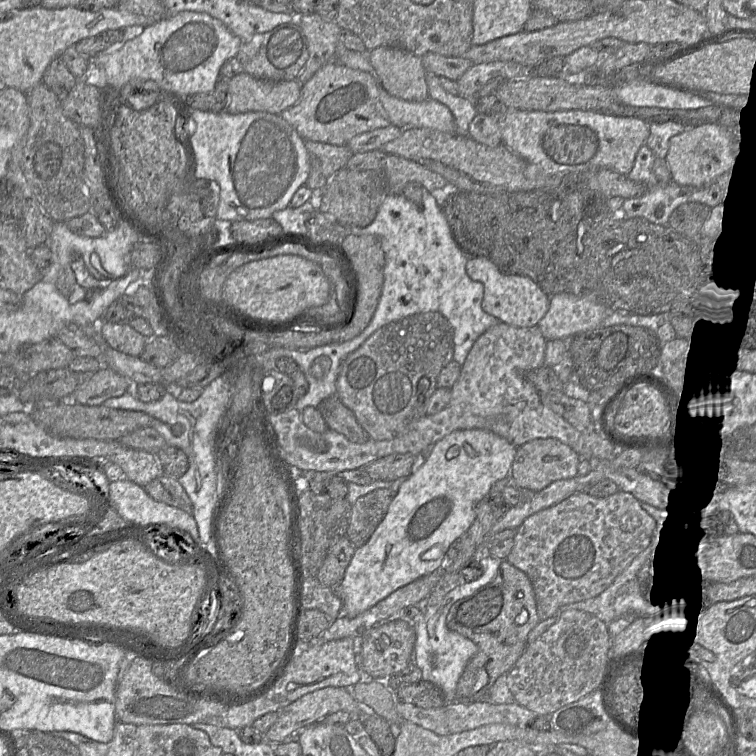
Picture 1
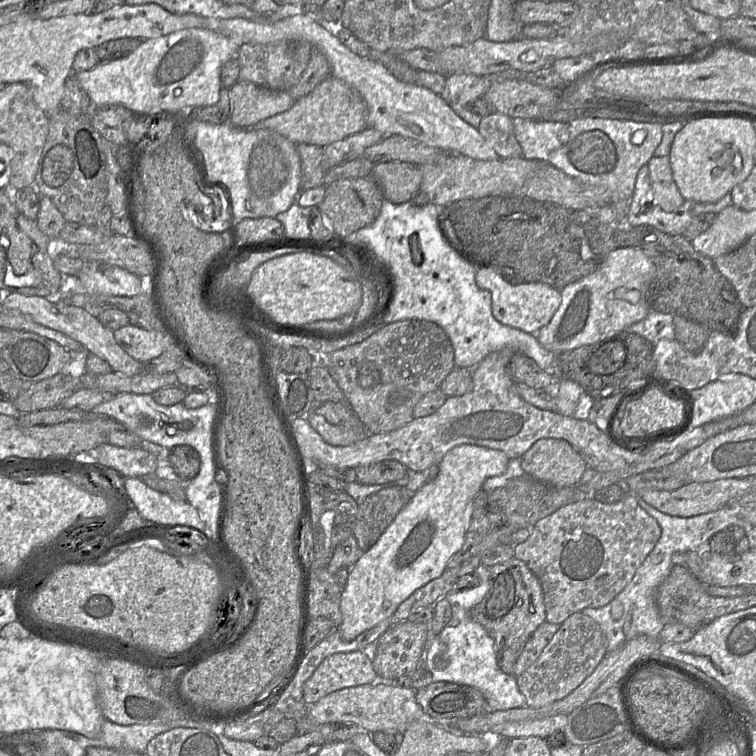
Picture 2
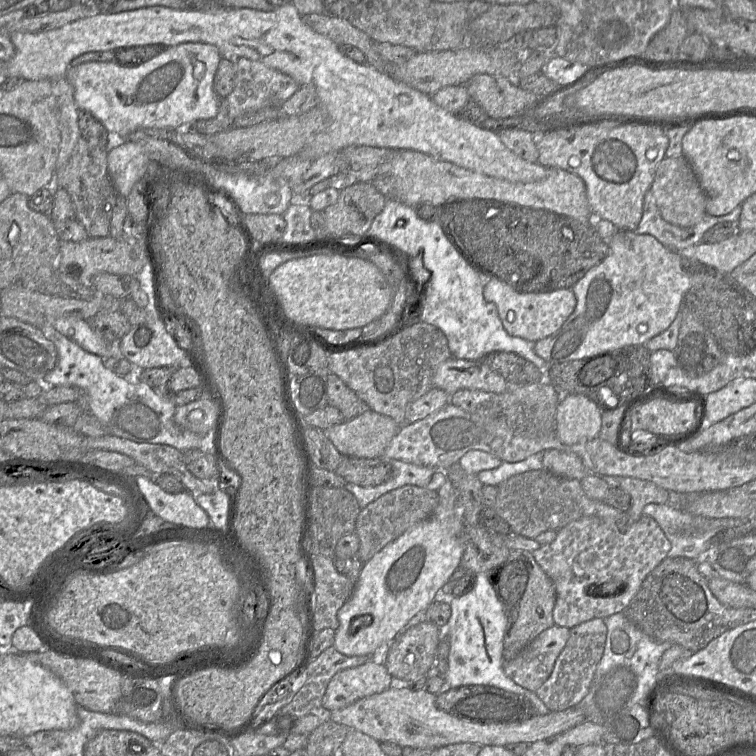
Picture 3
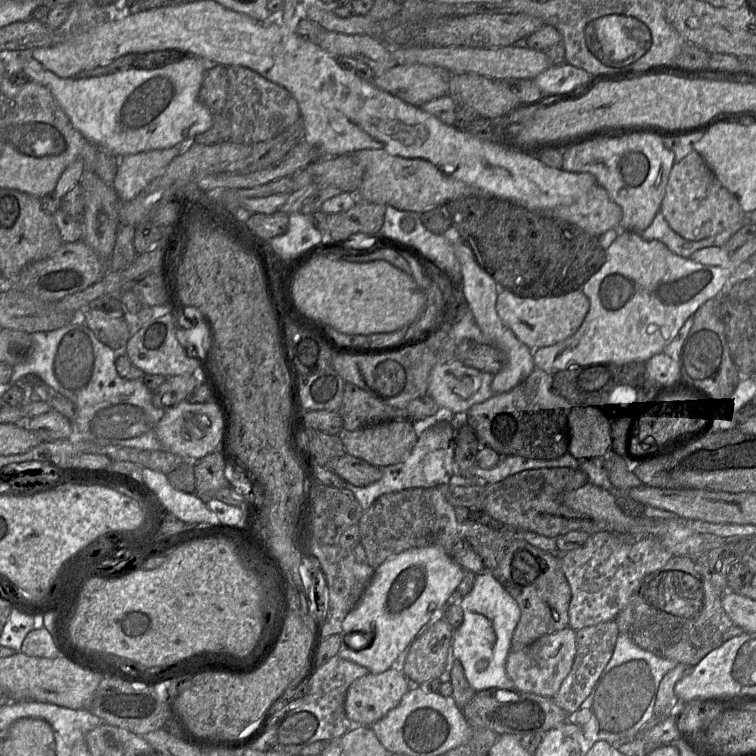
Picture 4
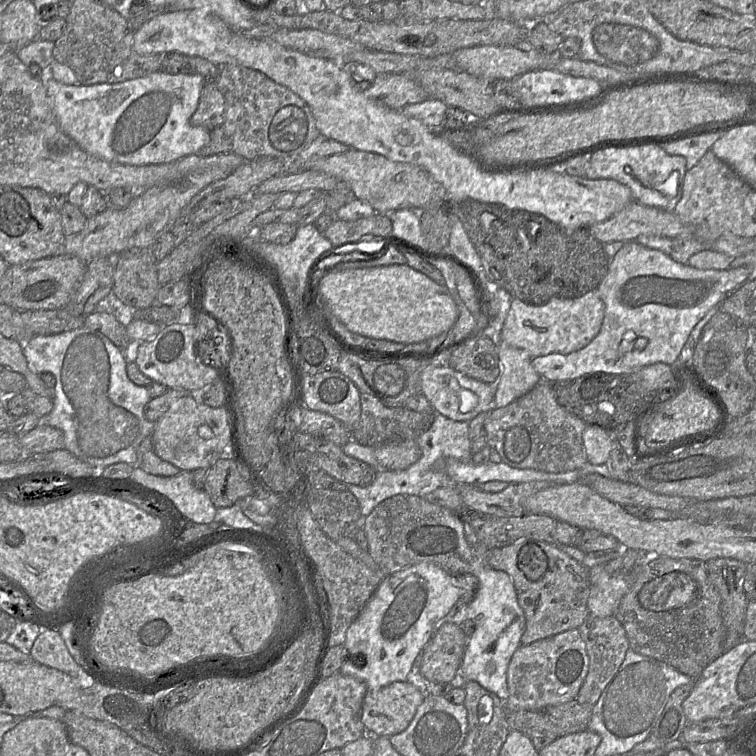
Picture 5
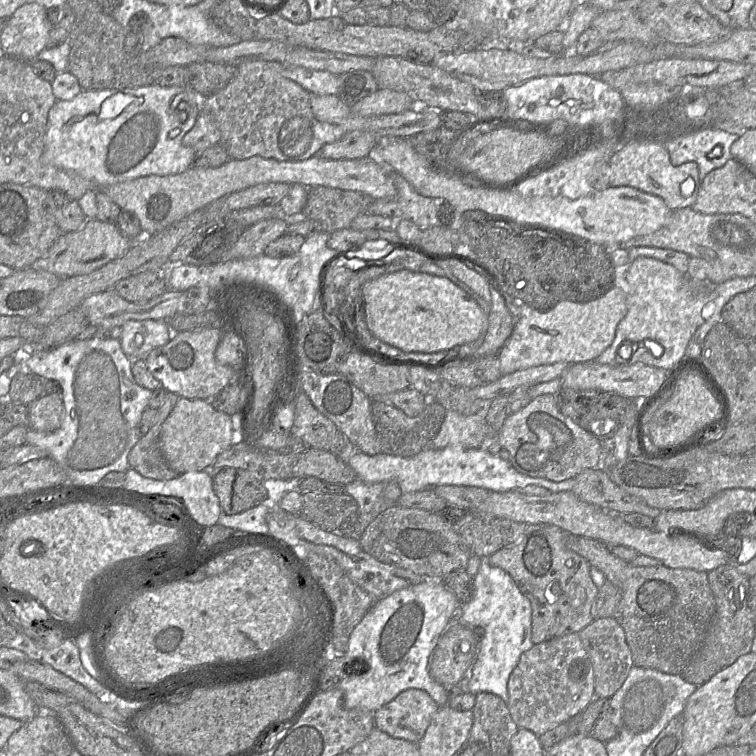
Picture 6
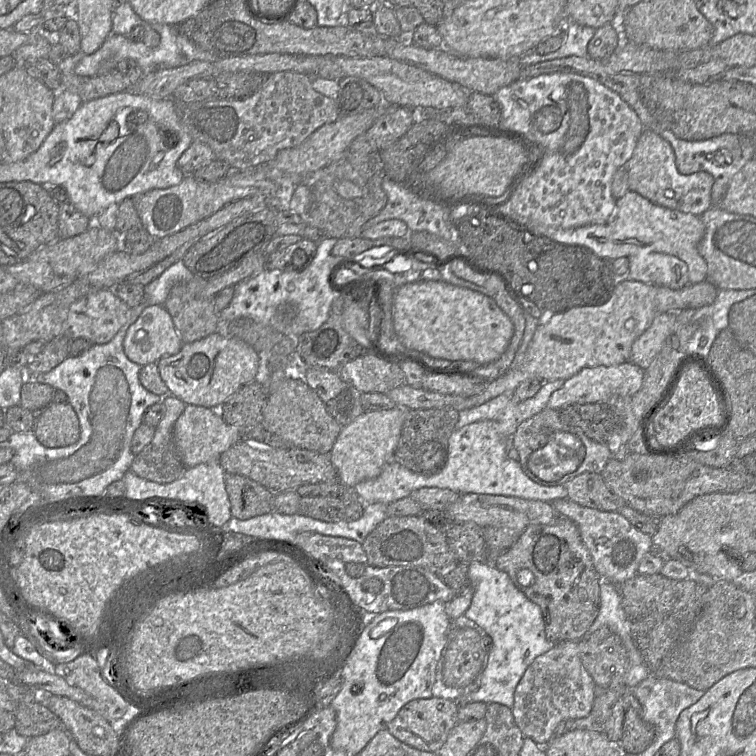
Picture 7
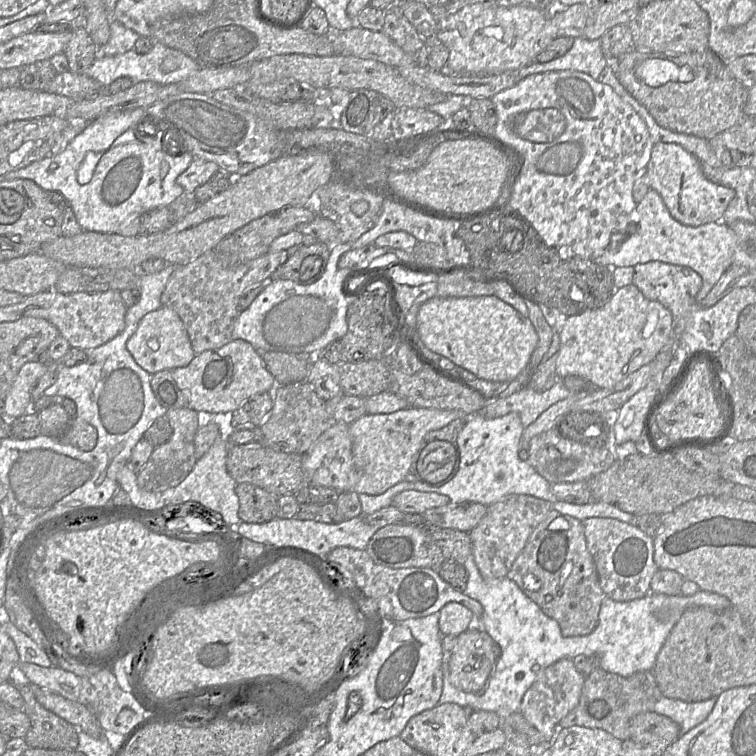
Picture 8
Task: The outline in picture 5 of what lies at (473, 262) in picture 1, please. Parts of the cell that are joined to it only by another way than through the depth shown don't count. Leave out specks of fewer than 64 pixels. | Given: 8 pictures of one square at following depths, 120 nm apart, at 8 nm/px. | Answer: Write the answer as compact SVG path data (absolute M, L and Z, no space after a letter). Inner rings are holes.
M597 291L576 299L551 298L545 305L512 298L502 328L502 340L528 352L532 358L552 353L569 354L584 348L598 335L604 316L605 304Z

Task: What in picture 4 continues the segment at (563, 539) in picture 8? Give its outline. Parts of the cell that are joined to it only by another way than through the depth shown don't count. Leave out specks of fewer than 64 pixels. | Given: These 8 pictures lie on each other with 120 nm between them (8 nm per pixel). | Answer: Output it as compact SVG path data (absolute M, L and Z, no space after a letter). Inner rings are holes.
M514 538L491 574L515 599L521 611L512 636L511 651L521 650L542 636L568 626L571 589L557 553L544 551L521 538Z

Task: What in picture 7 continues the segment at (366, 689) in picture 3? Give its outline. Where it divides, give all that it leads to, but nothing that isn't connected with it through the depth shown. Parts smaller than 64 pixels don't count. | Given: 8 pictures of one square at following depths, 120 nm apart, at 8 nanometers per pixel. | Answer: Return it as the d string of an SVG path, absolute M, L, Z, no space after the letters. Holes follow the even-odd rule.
M432 696L405 704L386 729L401 742L427 752L437 752L446 742L451 730L459 722L458 705L449 699Z

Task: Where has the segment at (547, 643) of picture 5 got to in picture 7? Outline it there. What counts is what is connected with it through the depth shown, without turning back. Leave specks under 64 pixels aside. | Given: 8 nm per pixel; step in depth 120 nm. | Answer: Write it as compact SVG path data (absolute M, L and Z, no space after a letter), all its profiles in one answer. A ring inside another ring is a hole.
M567 640L556 643L529 665L516 687L511 710L524 737L548 744L560 722L589 715L594 699L595 683L581 662L577 641Z

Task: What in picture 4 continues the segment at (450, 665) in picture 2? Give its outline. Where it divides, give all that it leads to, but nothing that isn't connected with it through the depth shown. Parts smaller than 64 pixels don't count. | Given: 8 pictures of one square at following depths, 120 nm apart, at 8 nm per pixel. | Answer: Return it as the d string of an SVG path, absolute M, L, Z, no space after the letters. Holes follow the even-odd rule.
M491 573L476 575L472 590L459 600L463 610L463 623L454 629L452 652L463 669L465 677L475 691L489 688L516 690L506 673L506 660L511 652L511 640L519 622L521 611L515 599ZM488 661L485 671L477 670L477 663Z

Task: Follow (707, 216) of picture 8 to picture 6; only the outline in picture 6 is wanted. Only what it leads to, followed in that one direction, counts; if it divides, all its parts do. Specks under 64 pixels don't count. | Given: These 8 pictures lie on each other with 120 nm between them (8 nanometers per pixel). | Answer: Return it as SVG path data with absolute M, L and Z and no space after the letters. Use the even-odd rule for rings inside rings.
M633 134L630 142L621 144L609 160L610 187L630 186L658 196L671 210L692 207L701 185L698 165L695 162L672 165L665 145L662 139L652 134Z

